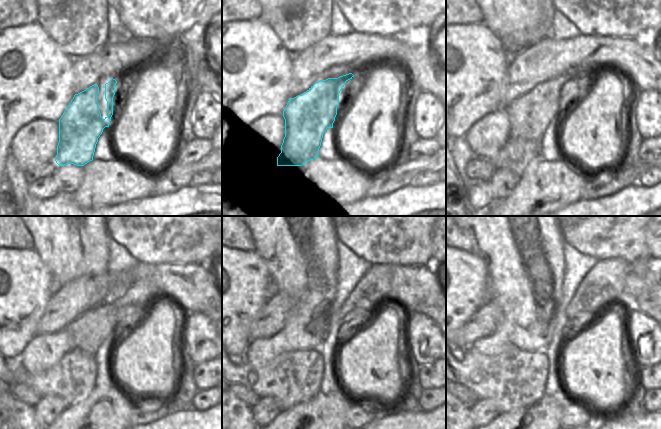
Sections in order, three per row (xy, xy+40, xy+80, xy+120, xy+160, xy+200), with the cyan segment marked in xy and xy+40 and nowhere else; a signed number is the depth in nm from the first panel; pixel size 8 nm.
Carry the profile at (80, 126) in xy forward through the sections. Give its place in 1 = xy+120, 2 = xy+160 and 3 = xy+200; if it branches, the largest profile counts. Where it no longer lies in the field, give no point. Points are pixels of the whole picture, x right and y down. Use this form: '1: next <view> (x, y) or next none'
1: next xy+120 (88, 331)
2: next xy+160 (373, 290)
3: next xy+200 (602, 287)

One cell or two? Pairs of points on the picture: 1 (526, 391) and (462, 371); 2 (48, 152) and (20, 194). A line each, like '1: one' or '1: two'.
1: one
2: two

